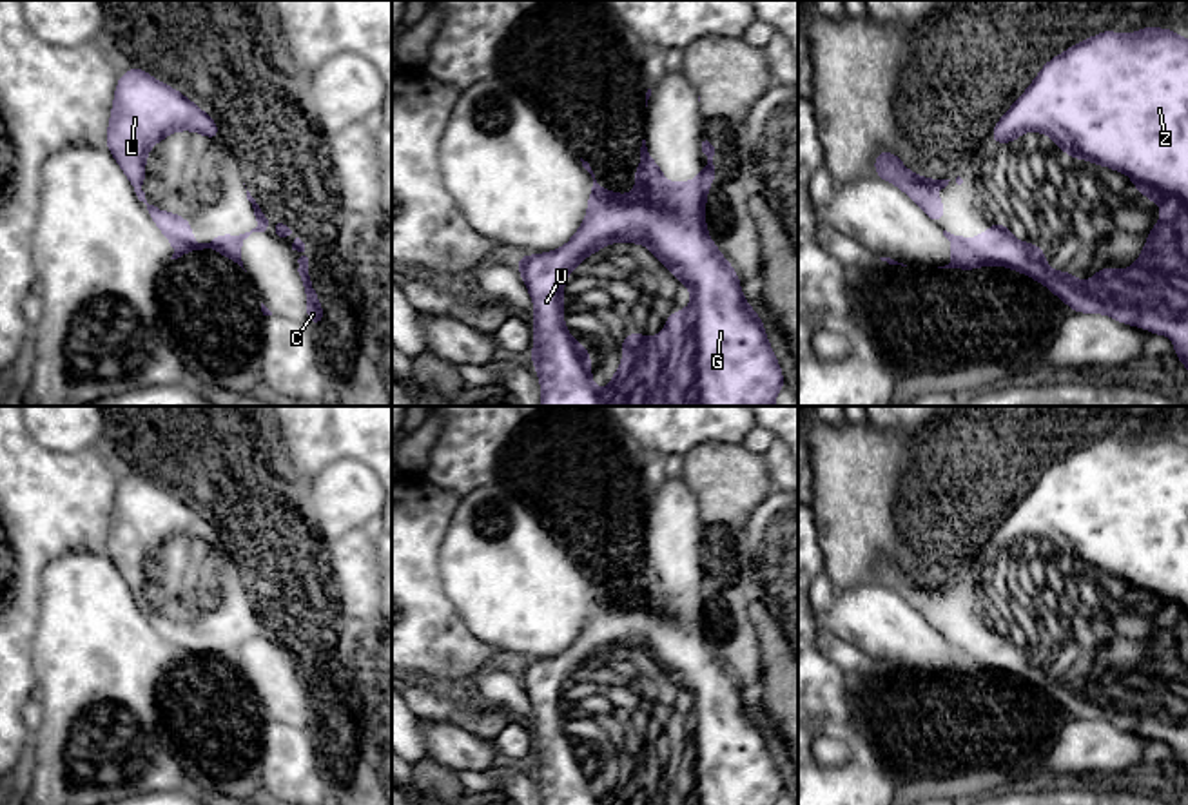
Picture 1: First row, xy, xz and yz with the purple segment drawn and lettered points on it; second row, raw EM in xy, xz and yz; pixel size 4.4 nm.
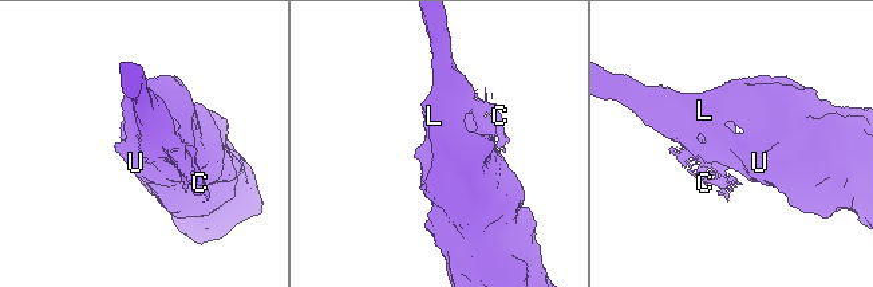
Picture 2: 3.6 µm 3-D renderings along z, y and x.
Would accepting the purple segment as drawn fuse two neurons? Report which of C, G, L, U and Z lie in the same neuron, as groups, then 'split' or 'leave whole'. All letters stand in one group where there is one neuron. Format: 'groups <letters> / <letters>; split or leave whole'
groups C G L U Z; leave whole

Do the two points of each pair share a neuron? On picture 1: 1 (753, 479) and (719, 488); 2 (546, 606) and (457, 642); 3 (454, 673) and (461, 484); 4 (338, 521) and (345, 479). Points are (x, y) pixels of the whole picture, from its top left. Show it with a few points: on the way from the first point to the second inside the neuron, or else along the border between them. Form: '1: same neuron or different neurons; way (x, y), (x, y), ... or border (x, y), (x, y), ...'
1: same neuron; way (744, 479), (728, 481)
2: different neurons; border (448, 601), (463, 622), (497, 649)
3: different neurons; border (423, 474), (428, 481), (452, 490), (459, 497)
4: same neuron; way (340, 510), (345, 490)

